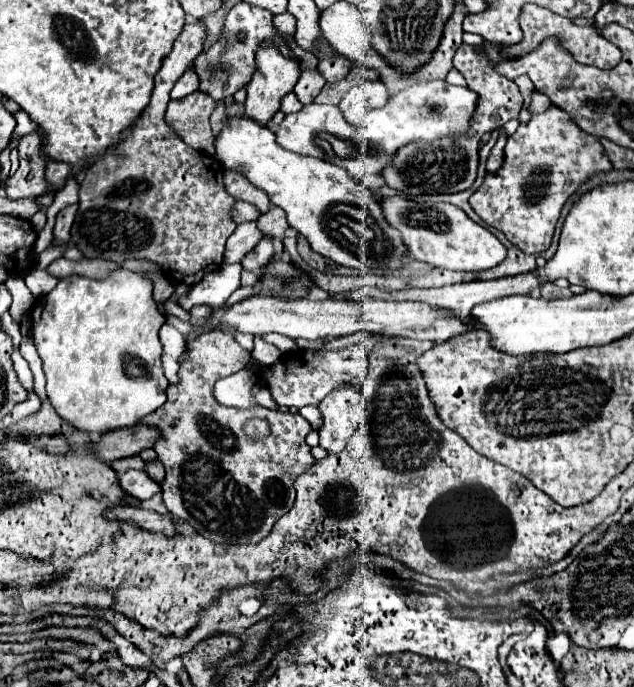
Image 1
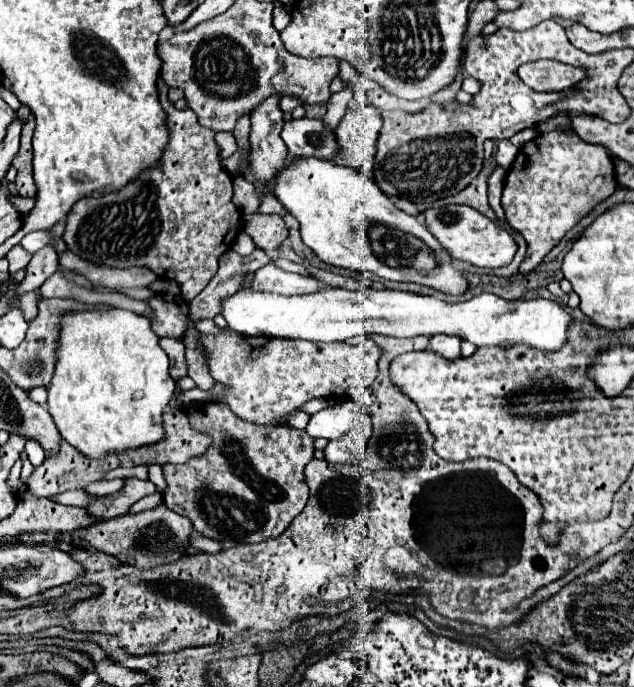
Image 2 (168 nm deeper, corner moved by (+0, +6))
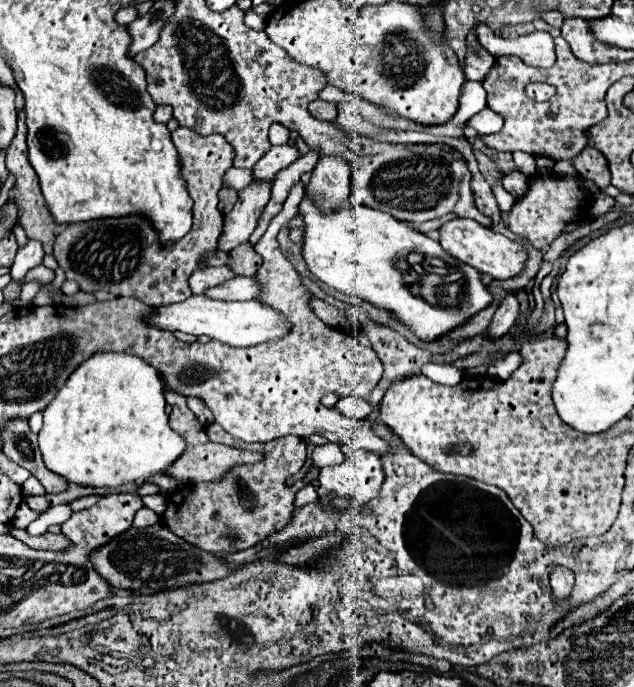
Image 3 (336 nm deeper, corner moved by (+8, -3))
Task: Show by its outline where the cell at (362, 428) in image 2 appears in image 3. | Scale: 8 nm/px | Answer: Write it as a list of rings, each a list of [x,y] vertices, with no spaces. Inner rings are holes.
[[[356,450],[356,452],[348,454],[342,464],[322,468],[318,474],[318,482],[320,482],[318,502],[322,506],[332,506],[334,512],[344,512],[350,508],[362,508],[366,502],[376,498],[380,492],[380,486],[384,482],[382,460],[374,452]]]

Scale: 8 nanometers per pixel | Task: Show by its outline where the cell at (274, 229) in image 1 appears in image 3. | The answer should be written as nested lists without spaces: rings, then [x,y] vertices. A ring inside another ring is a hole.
[[[248,242],[240,244],[238,248],[234,248],[230,252],[230,268],[232,268],[232,272],[236,276],[252,276],[252,274],[256,274],[260,264],[262,264],[260,256],[254,252],[254,248]]]

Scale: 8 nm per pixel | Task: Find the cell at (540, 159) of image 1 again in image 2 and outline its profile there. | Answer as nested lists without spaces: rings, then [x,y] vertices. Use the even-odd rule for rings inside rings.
[[[554,129],[540,133],[520,147],[508,175],[504,179],[502,209],[508,223],[522,233],[528,243],[528,257],[520,265],[520,273],[530,273],[544,255],[572,229],[582,215],[616,189],[614,163],[602,145],[584,143],[570,129]]]

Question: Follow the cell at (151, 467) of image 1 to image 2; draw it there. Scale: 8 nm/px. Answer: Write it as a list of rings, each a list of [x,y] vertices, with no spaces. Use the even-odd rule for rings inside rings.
[[[160,503],[158,507],[140,511],[136,515],[120,515],[116,519],[96,523],[88,529],[80,529],[70,535],[58,535],[58,539],[72,541],[72,543],[86,541],[88,545],[96,547],[98,551],[114,555],[122,563],[132,563],[140,569],[146,569],[146,567],[156,567],[156,565],[164,565],[164,563],[174,563],[176,559],[186,555],[190,551],[190,547],[188,547],[190,533],[192,533],[192,523],[186,517],[176,515],[164,503]]]

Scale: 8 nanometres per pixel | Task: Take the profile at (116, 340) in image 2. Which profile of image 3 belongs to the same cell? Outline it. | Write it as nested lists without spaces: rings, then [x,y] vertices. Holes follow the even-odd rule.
[[[104,352],[90,356],[68,382],[58,390],[56,398],[48,404],[44,414],[44,426],[38,432],[38,444],[44,464],[58,476],[78,486],[92,488],[120,488],[124,484],[142,486],[154,474],[164,474],[172,462],[186,448],[186,440],[174,432],[168,424],[168,414],[164,410],[164,386],[156,368],[146,364],[142,358],[132,354]]]

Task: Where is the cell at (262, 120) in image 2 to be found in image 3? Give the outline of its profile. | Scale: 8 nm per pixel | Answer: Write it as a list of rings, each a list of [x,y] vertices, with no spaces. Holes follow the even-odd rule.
[[[252,182],[248,188],[240,192],[240,200],[224,216],[224,230],[220,236],[220,250],[230,254],[232,248],[248,242],[252,236],[260,214],[264,212],[264,206],[270,200],[270,182]]]

